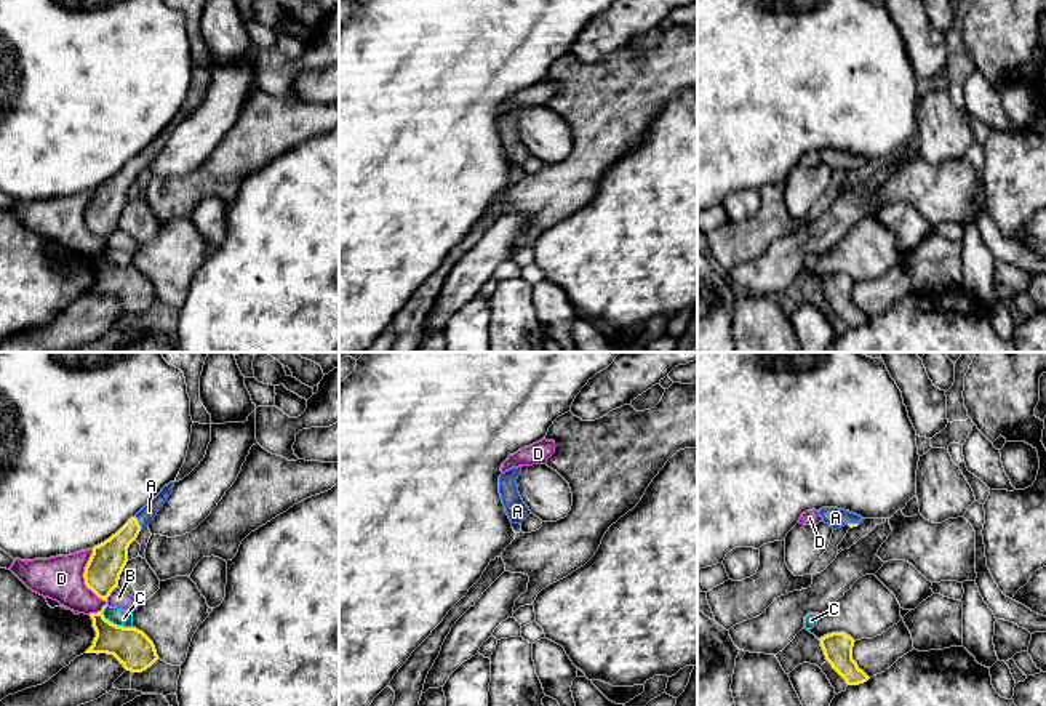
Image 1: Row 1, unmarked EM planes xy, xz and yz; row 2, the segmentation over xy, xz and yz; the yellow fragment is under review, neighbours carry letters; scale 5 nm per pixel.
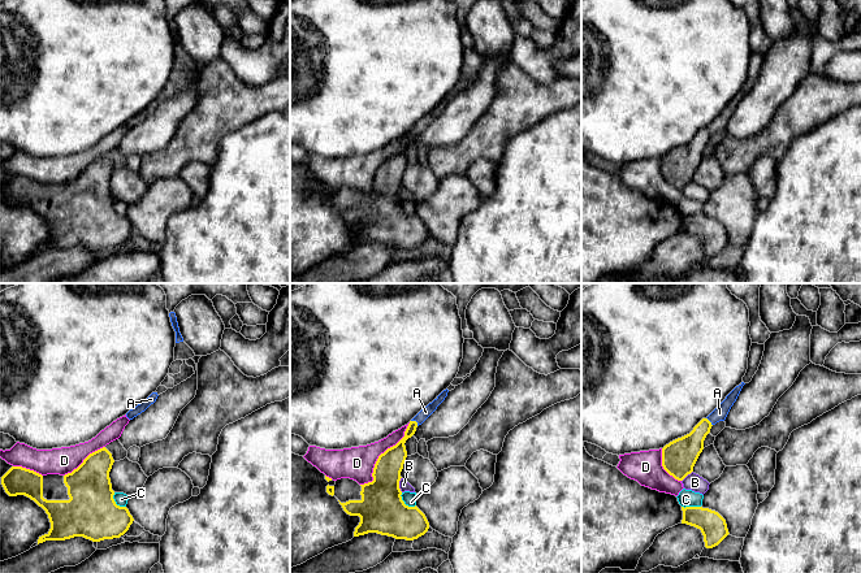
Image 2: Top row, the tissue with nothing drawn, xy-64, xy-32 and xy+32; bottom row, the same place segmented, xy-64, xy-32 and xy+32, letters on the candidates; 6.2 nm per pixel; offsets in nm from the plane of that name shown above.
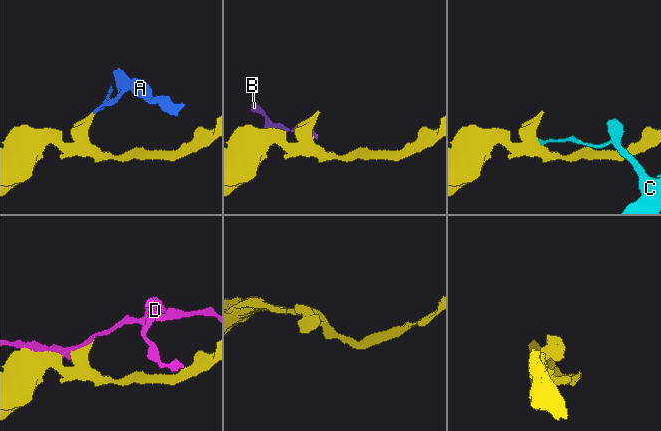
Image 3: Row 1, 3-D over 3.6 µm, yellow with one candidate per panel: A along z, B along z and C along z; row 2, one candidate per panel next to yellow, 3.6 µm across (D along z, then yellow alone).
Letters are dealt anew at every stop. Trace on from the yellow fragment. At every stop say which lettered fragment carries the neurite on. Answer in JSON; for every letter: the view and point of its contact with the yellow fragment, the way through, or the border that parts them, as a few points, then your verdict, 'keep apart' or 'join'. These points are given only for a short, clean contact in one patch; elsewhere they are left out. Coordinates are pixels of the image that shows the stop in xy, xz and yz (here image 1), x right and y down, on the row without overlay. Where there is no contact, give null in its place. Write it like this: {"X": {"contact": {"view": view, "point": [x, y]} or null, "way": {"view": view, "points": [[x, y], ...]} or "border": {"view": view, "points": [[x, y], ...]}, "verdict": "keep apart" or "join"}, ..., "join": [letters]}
{"A": {"contact": {"view": "xy", "point": [138, 164]}, "way": {"view": "xy", "points": [[107, 202], [122, 180], [138, 164], [149, 152]]}, "verdict": "join"}, "B": {"contact": {"view": "xy", "point": [109, 236]}, "border": {"view": "xy", "points": [[115, 228], [106, 242]]}, "verdict": "keep apart"}, "C": {"contact": {"view": "xy", "point": [112, 264]}, "border": {"view": "xy", "points": [[104, 247], [103, 256], [106, 260], [115, 266], [131, 269]]}, "verdict": "keep apart"}, "D": {"contact": {"view": "xy", "point": [88, 229]}, "verdict": "keep apart"}, "join": ["A"]}

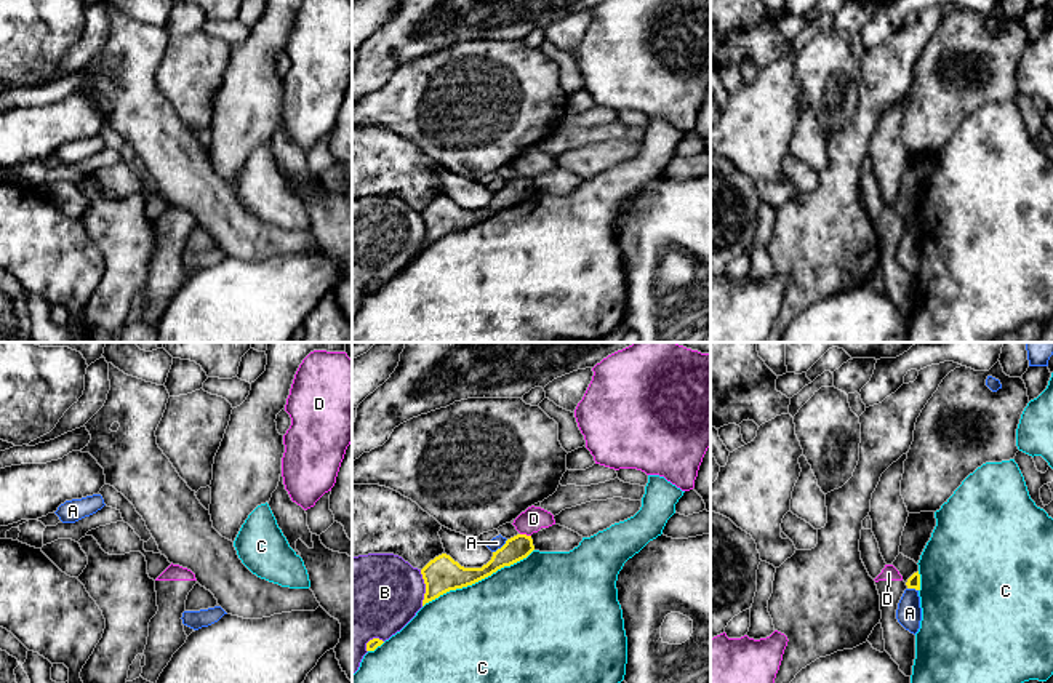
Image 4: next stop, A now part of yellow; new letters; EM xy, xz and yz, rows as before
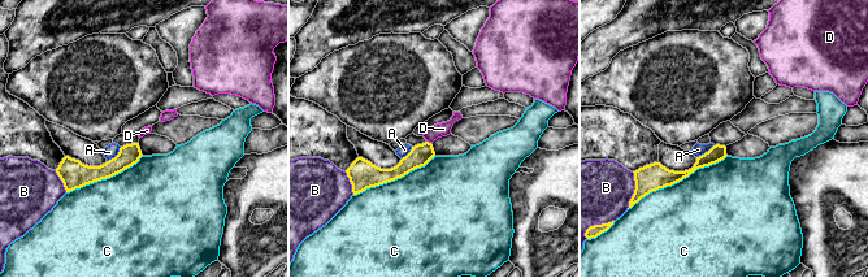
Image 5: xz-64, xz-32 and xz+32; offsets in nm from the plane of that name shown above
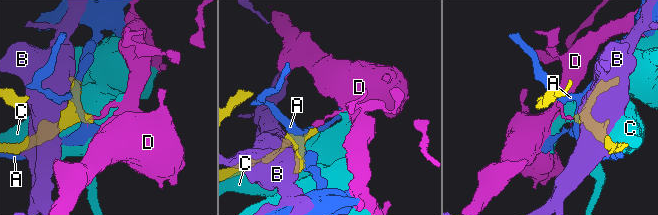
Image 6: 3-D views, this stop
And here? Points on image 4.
{"A": {"contact": {"view": "xz", "point": [501, 189]}, "verdict": "keep apart"}, "B": {"contact": {"view": "xz", "point": [426, 229]}, "verdict": "keep apart"}, "C": {"contact": {"view": "xz", "point": [477, 223]}, "verdict": "keep apart"}, "D": {"contact": {"view": "xz", "point": [525, 176]}, "border": {"view": "xz", "points": [[520, 175], [530, 178]]}, "verdict": "keep apart"}, "join": []}

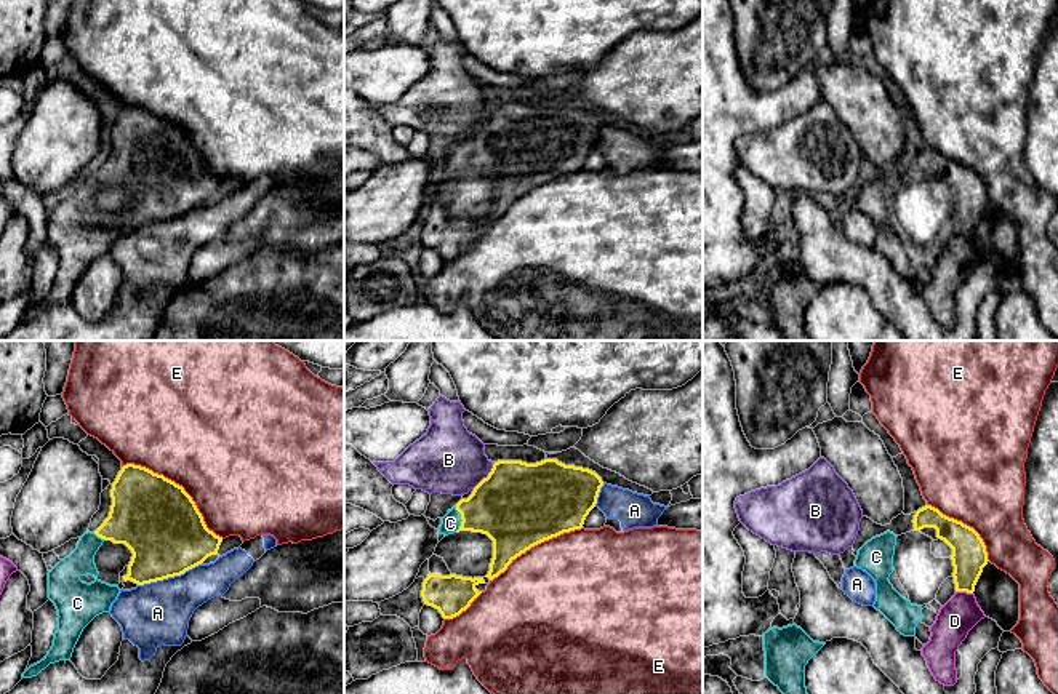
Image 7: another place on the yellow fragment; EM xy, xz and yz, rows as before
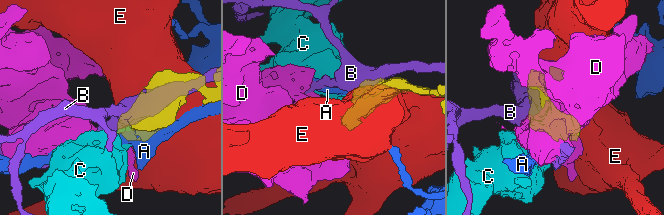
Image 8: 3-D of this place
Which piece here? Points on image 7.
{"A": {"contact": {"view": "xy", "point": [168, 218]}, "verdict": "keep apart"}, "B": {"contact": {"view": "xz", "point": [487, 119]}, "verdict": "keep apart"}, "C": {"contact": {"view": "xz", "point": [461, 160]}, "way": {"view": "xz", "points": [[509, 147], [498, 147], [461, 160], [450, 165]]}, "verdict": "join"}, "D": {"contact": {"view": "yz", "point": [964, 232]}, "border": {"view": "yz", "points": [[956, 232], [972, 235]]}, "verdict": "keep apart"}, "E": {"contact": {"view": "xy", "point": [178, 127]}, "verdict": "keep apart"}, "join": ["C"]}

